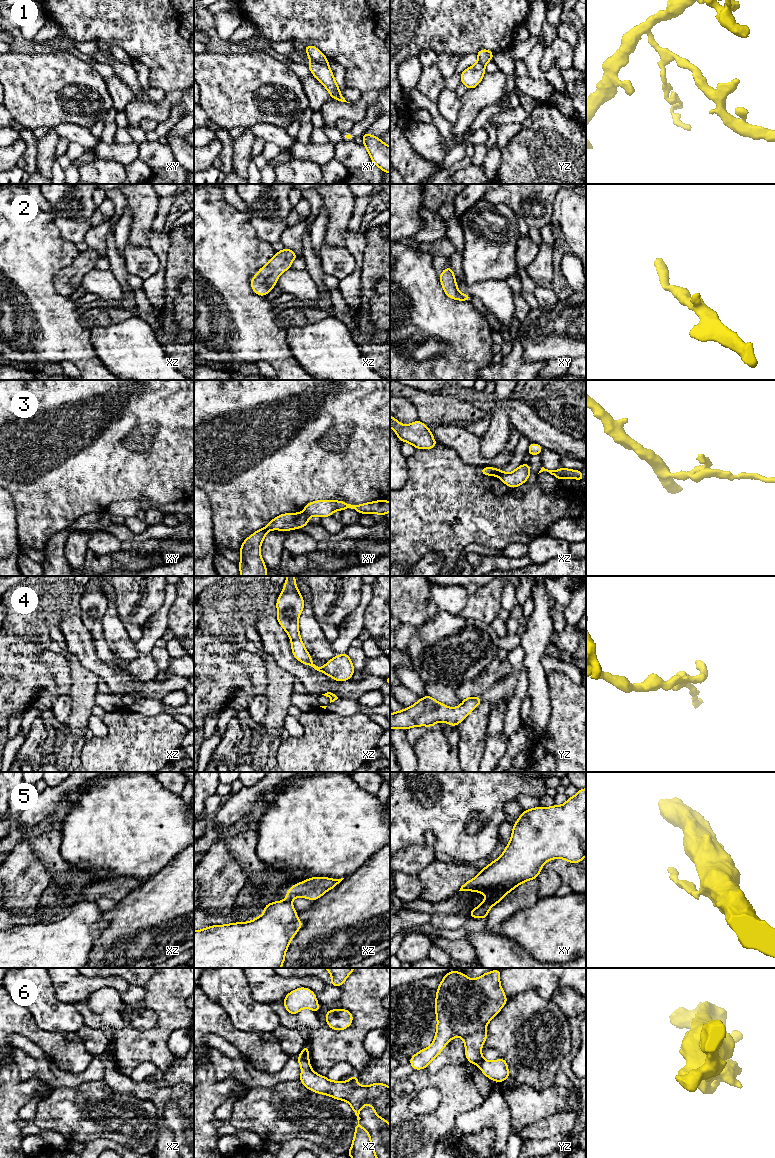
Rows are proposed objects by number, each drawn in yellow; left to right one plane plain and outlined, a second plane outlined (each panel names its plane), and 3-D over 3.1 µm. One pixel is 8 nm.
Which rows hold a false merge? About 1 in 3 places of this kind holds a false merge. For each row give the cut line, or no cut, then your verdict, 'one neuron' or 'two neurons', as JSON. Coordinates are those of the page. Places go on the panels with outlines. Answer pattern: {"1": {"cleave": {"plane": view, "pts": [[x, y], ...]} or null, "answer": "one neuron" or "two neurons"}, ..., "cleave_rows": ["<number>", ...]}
{"1": {"cleave": {"plane": "xy", "pts": [[310, 59], [327, 64]]}, "answer": "two neurons"}, "2": {"cleave": null, "answer": "one neuron"}, "3": {"cleave": {"plane": "xy", "pts": [[302, 512], [307, 517]]}, "answer": "two neurons"}, "4": {"cleave": null, "answer": "one neuron"}, "5": {"cleave": {"plane": "xz", "pts": [[288, 901], [290, 902]]}, "answer": "two neurons"}, "6": {"cleave": {"plane": "xz", "pts": [[300, 1054], [308, 1061]]}, "answer": "two neurons"}, "cleave_rows": ["1", "3", "5", "6"]}

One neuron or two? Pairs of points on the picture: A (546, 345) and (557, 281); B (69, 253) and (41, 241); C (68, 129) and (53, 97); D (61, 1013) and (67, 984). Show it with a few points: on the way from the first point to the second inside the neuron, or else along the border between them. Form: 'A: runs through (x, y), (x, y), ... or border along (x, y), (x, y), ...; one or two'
A: border along (573, 292), (568, 297), (559, 301); two
B: runs through (62, 253), (53, 253), (48, 248); one
C: border along (89, 128), (75, 124), (59, 124), (54, 129); two
D: border along (51, 981), (56, 996), (60, 1000), (74, 1006); two

